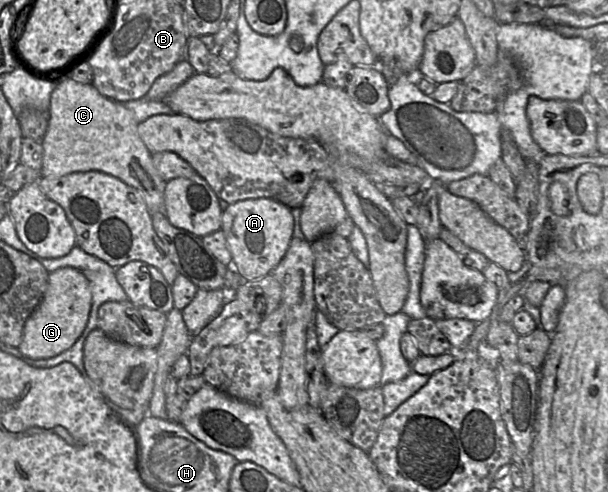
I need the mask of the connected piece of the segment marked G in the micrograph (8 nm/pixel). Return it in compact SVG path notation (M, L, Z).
M63 267L51 272L40 303L24 325L18 350L28 358L45 359L69 349L86 327L91 302L90 283L80 271Z

